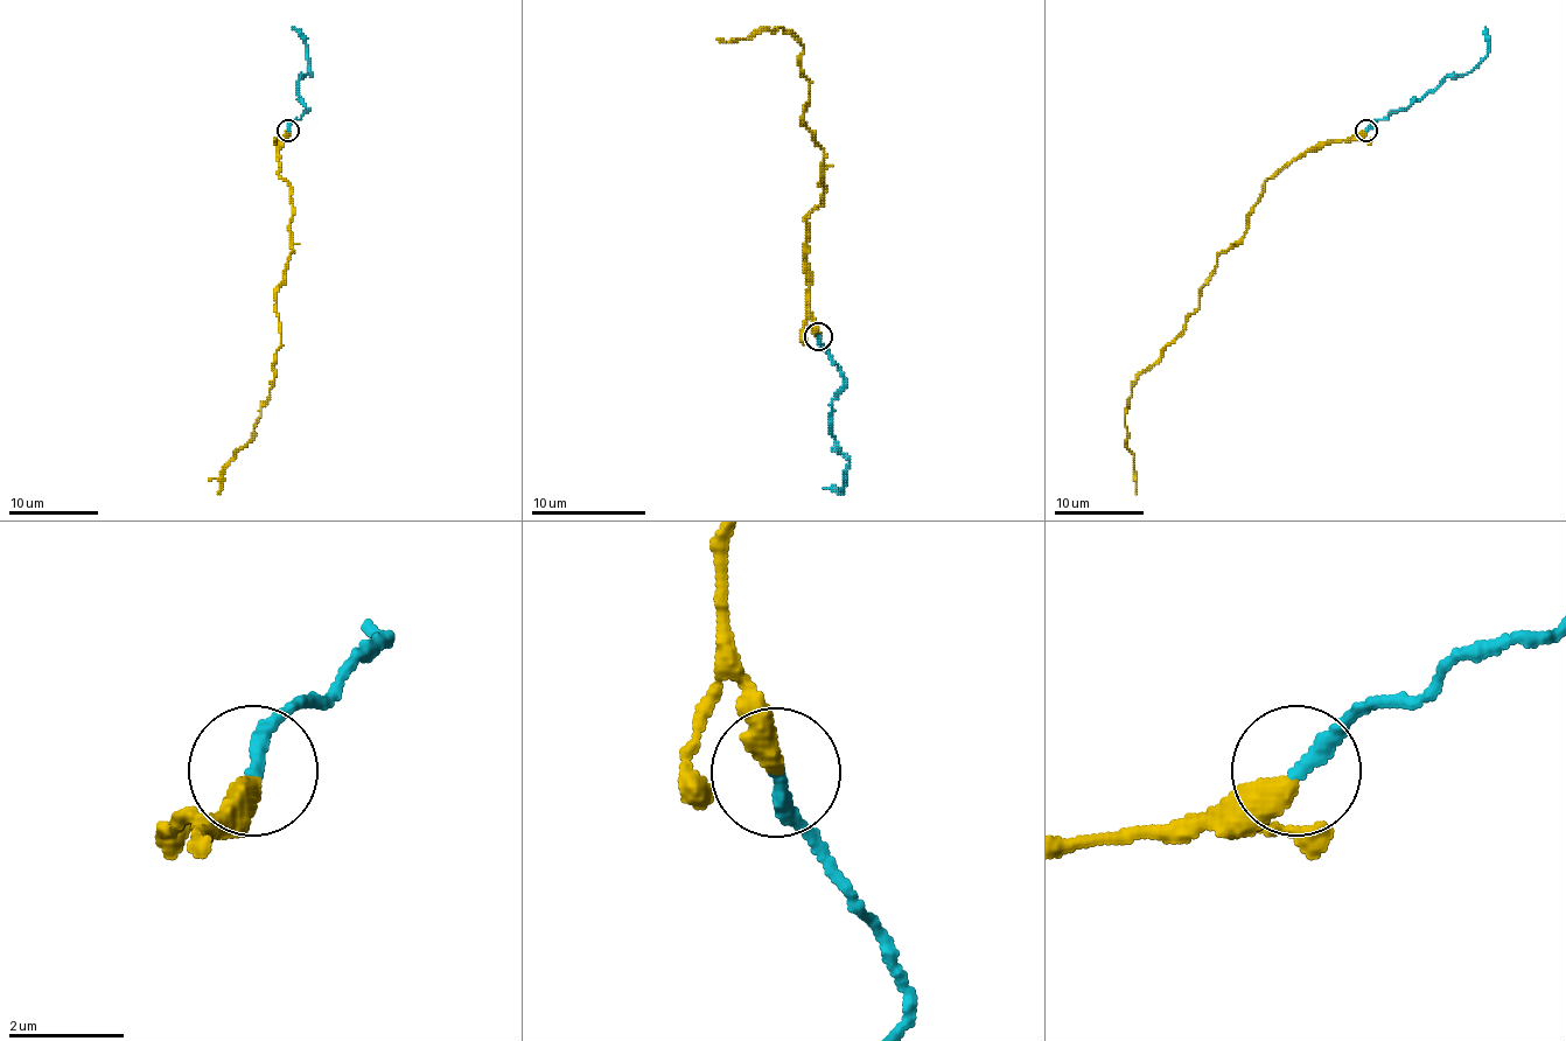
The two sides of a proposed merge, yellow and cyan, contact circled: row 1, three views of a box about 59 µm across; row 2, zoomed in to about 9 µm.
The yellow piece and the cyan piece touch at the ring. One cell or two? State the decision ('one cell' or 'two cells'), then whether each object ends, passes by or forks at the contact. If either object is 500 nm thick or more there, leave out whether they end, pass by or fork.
two cells; yellow ends there; cyan ends there

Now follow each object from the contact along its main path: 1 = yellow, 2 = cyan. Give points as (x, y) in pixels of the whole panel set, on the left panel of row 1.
1: (287, 131), (278, 174), (287, 182), (292, 252), (277, 288), (277, 375), (253, 435), (222, 472), (217, 494)
2: (287, 131), (308, 110), (299, 99), (299, 78), (312, 75), (306, 41), (292, 27)

